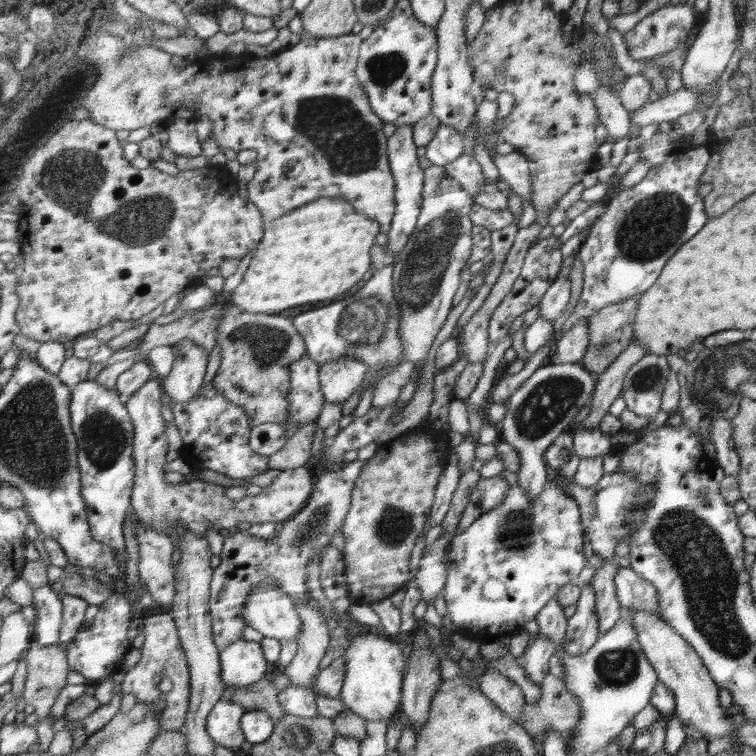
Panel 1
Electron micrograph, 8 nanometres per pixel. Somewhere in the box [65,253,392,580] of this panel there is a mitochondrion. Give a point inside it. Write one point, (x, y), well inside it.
(104, 437)

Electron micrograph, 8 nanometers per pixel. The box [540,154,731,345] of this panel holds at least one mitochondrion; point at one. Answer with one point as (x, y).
(642, 237)

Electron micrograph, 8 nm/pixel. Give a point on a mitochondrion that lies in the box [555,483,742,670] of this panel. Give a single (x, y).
(630, 513)

